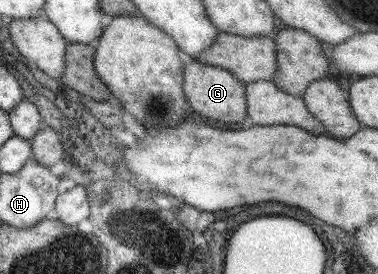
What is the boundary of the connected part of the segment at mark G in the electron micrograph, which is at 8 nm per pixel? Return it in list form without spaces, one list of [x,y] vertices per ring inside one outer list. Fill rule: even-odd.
[[[185,59],[183,66],[183,91],[191,111],[197,111],[203,117],[217,119],[223,123],[237,123],[246,115],[246,97],[244,84],[226,70],[210,67],[197,61]]]

